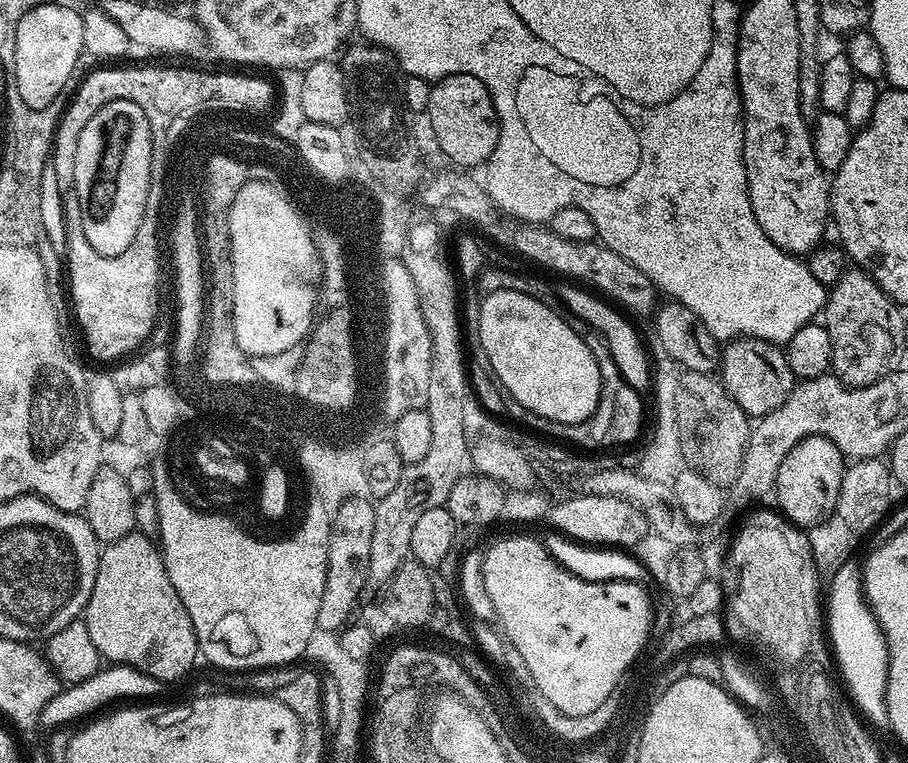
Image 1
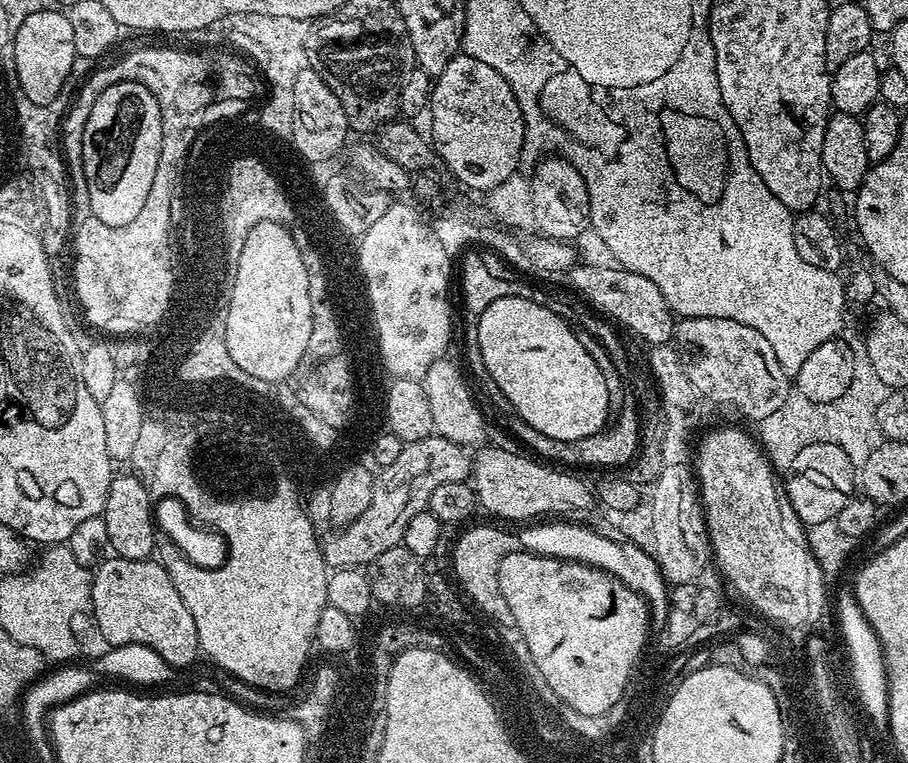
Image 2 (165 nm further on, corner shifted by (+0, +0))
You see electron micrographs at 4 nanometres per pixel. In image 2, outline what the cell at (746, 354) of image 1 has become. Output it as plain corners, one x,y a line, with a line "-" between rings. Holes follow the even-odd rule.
686,316
675,321
674,347
684,363
688,384
696,387
705,401
729,408
744,420
765,420
781,409
790,395
790,377
782,370
774,346
754,326
730,318

